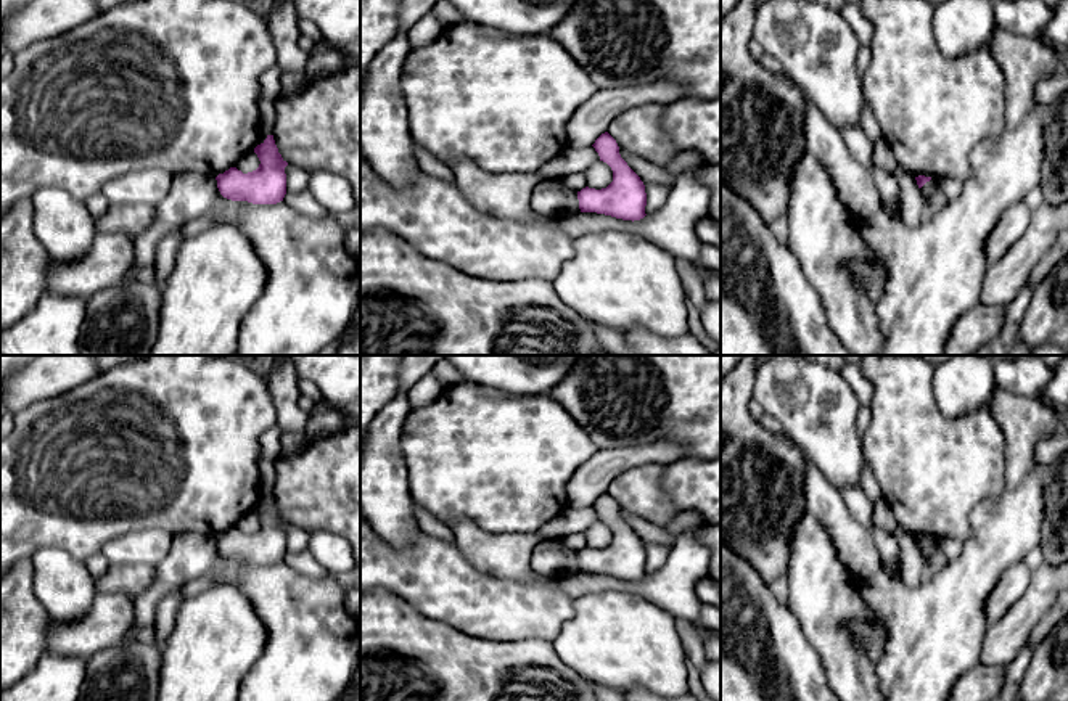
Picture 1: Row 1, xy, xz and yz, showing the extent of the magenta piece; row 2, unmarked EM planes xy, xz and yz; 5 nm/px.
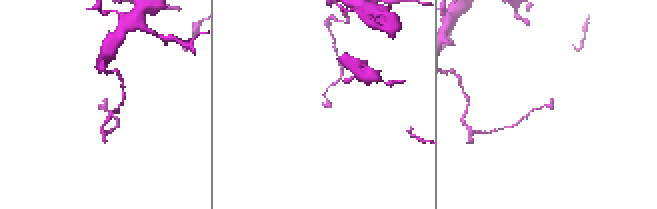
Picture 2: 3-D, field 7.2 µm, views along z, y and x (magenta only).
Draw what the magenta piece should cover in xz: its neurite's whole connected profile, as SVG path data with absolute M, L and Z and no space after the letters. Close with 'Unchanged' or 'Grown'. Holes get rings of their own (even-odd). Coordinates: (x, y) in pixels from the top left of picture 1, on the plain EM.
M605 492L592 506L600 521L611 527L613 542L602 550L585 547L577 551L581 572L597 572L632 582L643 579L647 576L645 545L621 518L616 500Z. Unchanged

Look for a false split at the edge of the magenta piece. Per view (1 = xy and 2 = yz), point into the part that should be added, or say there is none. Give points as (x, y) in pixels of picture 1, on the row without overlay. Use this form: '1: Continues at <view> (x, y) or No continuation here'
1: No continuation here
2: No continuation here

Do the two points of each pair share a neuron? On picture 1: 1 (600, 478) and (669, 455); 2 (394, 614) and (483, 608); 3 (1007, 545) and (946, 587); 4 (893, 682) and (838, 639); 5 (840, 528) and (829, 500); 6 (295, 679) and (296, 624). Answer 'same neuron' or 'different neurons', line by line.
1: same neuron
2: different neurons
3: same neuron
4: different neurons
5: same neuron
6: same neuron

